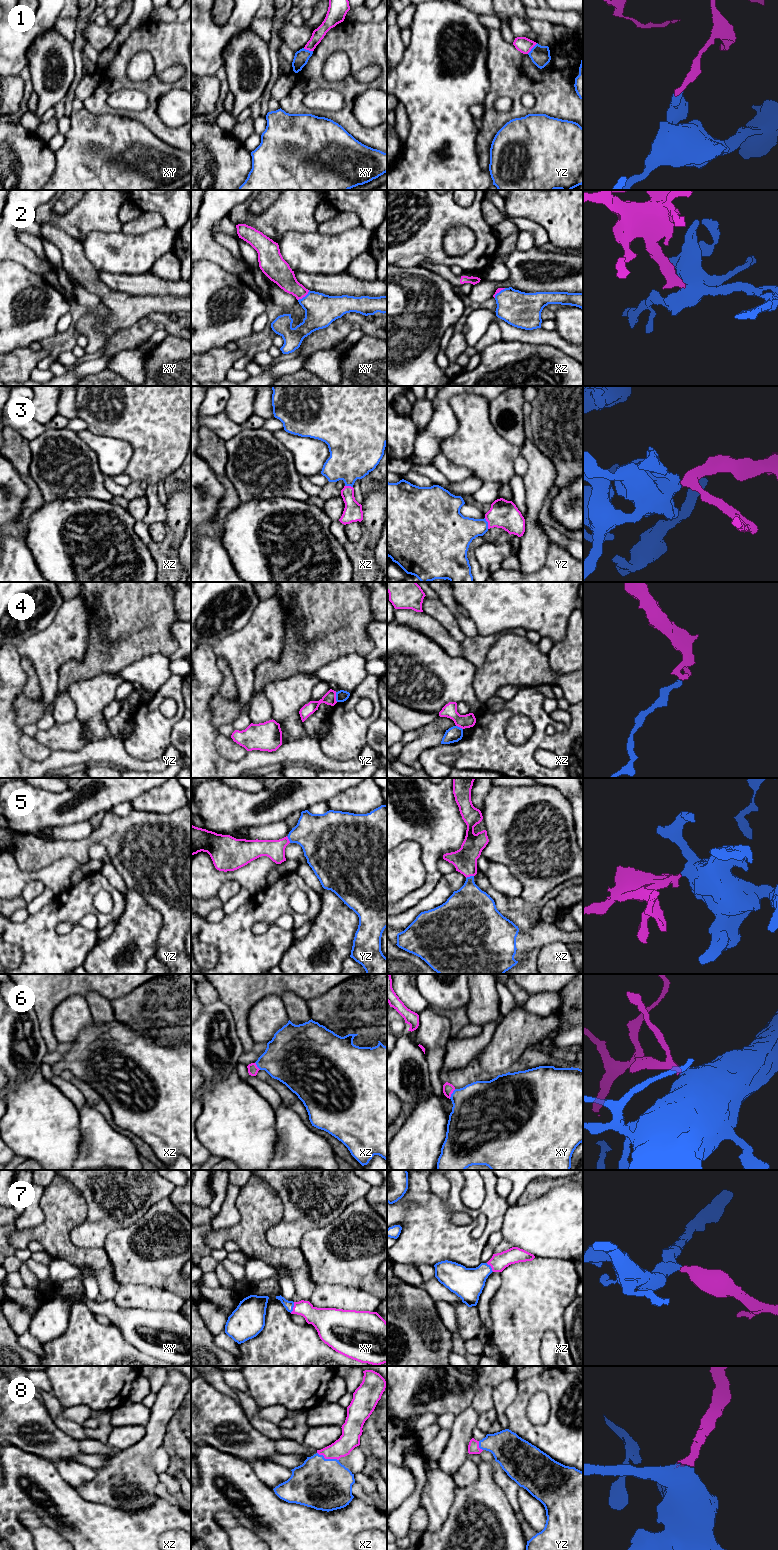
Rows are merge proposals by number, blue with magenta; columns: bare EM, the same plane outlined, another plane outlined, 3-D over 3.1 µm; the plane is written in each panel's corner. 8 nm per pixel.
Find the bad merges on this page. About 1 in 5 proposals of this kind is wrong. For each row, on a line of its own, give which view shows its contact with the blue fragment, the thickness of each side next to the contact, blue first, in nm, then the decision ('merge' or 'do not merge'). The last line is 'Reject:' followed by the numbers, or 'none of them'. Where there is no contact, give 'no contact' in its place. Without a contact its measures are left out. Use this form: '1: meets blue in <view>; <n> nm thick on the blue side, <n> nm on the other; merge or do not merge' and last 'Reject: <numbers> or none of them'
1: meets blue in yz; 160 nm thick on the blue side, 120 nm on the other; do not merge
2: meets blue in xy; 260 nm thick on the blue side, 170 nm on the other; merge
3: meets blue in yz; 260 nm thick on the blue side, 220 nm on the other; merge
4: meets blue in yz; 90 nm thick on the blue side, 100 nm on the other; do not merge
5: meets blue in xz; 340 nm thick on the blue side, 190 nm on the other; merge
6: meets blue in xy; 420 nm thick on the blue side, 90 nm on the other; merge
7: meets blue in xy; 70 nm thick on the blue side, 180 nm on the other; merge
8: meets blue in xz; 420 nm thick on the blue side, 160 nm on the other; merge
Reject: 1, 4

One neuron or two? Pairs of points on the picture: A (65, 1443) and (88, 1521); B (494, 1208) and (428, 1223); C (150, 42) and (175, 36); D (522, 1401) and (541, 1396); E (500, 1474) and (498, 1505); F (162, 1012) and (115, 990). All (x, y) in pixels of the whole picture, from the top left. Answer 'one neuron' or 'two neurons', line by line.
A: two neurons
B: one neuron
C: one neuron
D: two neurons
E: two neurons
F: two neurons

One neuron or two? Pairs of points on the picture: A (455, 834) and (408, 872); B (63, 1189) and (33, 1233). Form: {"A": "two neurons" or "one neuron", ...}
{"A": "two neurons", "B": "one neuron"}

